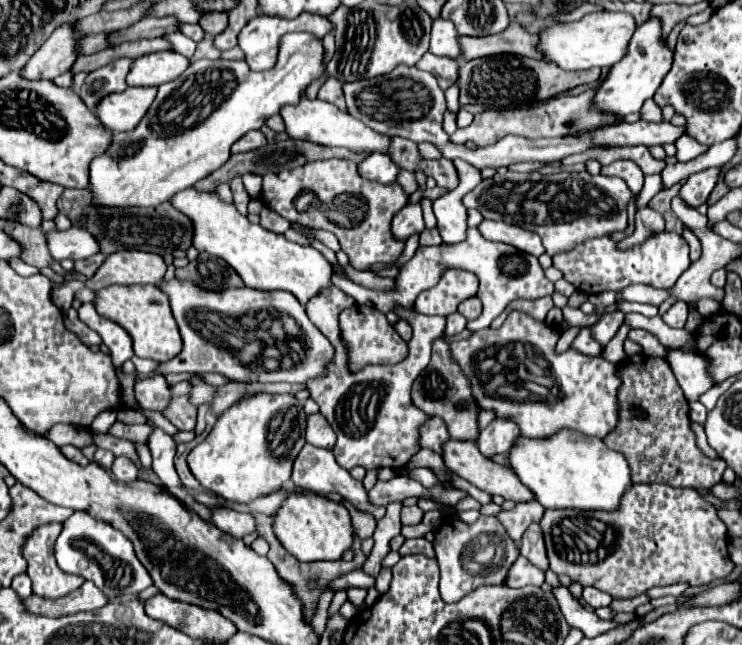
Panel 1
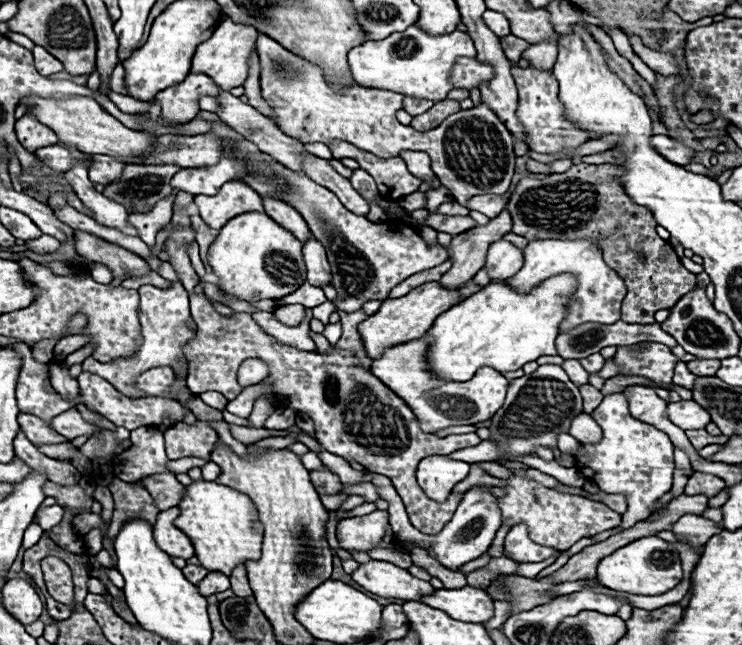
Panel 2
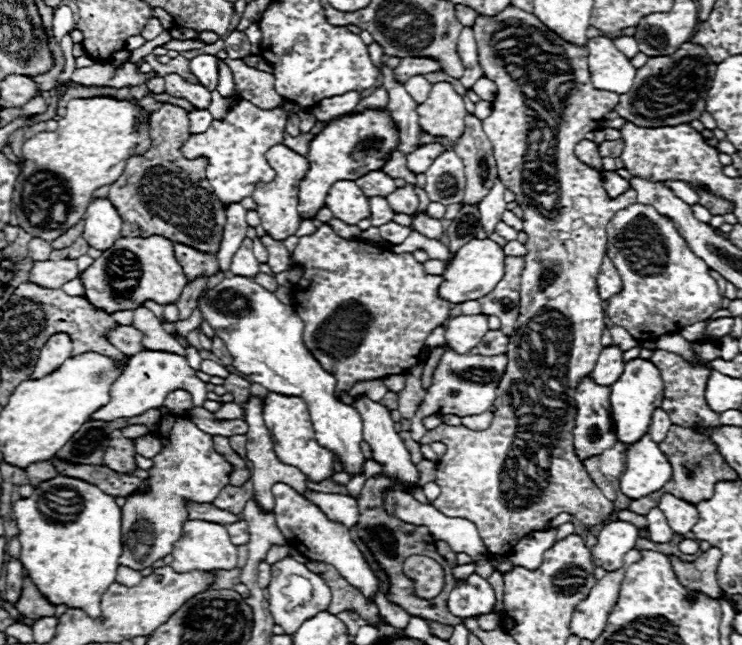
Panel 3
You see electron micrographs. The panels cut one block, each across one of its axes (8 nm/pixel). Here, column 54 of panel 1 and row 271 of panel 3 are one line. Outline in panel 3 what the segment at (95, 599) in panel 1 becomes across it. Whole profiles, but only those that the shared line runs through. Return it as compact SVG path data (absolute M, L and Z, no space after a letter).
M608 256L602 260L602 266L600 266L596 282L598 282L598 294L600 294L602 300L608 300L610 296L614 296L614 294L618 294L622 290L620 274L614 268L614 264L610 262Z

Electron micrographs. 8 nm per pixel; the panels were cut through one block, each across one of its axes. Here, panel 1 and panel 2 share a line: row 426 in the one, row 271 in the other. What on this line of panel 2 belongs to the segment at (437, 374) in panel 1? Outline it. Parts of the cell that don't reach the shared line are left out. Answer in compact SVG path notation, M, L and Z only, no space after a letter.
M504 210L498 218L492 218L486 226L474 226L458 236L454 236L448 246L448 254L454 258L452 268L442 276L442 286L458 288L460 284L472 280L472 276L484 266L486 250L490 244L500 240L512 230L510 212Z

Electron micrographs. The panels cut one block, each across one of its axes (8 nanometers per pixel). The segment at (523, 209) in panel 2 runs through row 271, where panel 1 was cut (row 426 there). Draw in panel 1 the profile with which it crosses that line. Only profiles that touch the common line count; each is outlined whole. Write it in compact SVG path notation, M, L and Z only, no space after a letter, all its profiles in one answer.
M638 354L636 358L628 358L624 364L618 366L620 374L620 390L616 394L618 398L618 424L616 428L604 438L604 444L612 450L618 450L626 456L632 480L640 484L668 484L668 486L680 486L680 488L710 488L716 482L722 480L726 462L724 460L710 460L696 448L694 434L688 428L688 402L682 394L682 388L678 386L668 362L664 358L650 358L644 354Z

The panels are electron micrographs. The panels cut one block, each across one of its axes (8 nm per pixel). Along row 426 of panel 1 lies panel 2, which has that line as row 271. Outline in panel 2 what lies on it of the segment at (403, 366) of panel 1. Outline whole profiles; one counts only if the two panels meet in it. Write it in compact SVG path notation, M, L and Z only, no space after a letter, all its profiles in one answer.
M200 110L196 118L212 122L208 134L220 136L224 140L224 146L228 142L228 150L224 150L222 154L224 158L220 158L220 162L214 166L198 166L174 174L170 186L190 194L212 196L218 194L224 182L240 180L252 190L256 190L262 198L278 198L296 208L306 220L314 238L318 238L328 252L328 262L332 266L332 286L338 290L340 300L336 304L340 310L354 312L368 300L386 300L396 284L400 284L412 274L434 268L448 258L448 252L442 246L428 246L418 236L416 228L408 224L402 224L398 220L374 224L364 216L352 214L328 188L312 182L308 176L300 172L288 170L280 162L274 162L274 158L260 152L254 142L246 140L242 134L224 126L214 112Z

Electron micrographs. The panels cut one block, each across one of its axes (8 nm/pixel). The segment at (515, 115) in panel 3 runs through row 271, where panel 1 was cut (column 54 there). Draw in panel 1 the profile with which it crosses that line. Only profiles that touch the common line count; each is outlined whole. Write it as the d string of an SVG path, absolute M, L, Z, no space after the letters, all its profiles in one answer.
M46 524L32 532L24 546L24 558L28 560L28 576L32 590L40 598L62 598L78 586L84 578L60 570L54 558L54 542L62 530L62 524Z

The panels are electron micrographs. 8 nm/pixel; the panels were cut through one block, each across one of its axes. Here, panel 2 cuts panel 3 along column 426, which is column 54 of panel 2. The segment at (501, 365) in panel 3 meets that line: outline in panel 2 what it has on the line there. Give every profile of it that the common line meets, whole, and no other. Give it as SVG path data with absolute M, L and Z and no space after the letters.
M18 342L14 344L14 350L22 354L22 370L18 376L18 386L16 386L16 400L20 412L34 414L42 420L52 420L56 414L64 412L64 398L58 392L48 392L46 390L46 380L48 380L48 364L38 362L32 356L32 350Z

